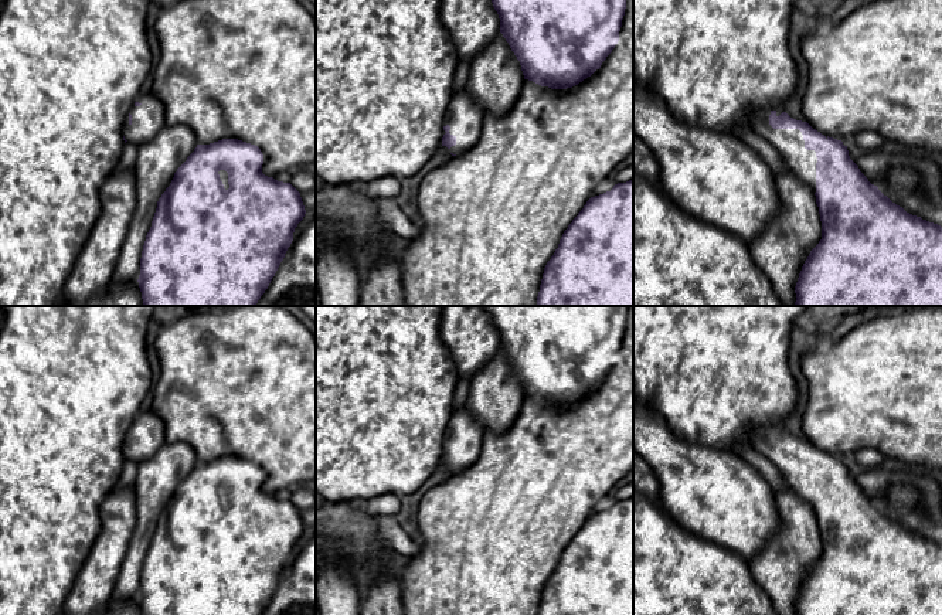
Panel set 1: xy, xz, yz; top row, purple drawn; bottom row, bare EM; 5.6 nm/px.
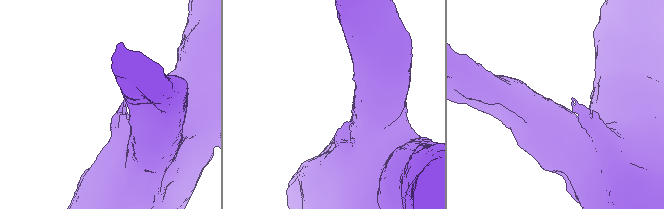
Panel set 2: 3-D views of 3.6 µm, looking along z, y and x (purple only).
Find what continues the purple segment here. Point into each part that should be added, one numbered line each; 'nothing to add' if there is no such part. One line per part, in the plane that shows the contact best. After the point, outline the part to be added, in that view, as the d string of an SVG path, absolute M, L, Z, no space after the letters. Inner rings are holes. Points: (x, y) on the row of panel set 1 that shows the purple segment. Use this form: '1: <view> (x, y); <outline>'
1: yz (789, 142); M769 109L756 112L751 119L751 128L771 142L785 166L816 193L816 152L805 147L803 135L799 129L773 129L769 125L769 115Z

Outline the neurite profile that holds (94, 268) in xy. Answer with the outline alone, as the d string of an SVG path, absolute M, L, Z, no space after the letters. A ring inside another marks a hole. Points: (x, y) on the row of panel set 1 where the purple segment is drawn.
M133 167L113 173L103 183L101 203L99 217L64 286L68 306L82 306L113 276L137 204Z

